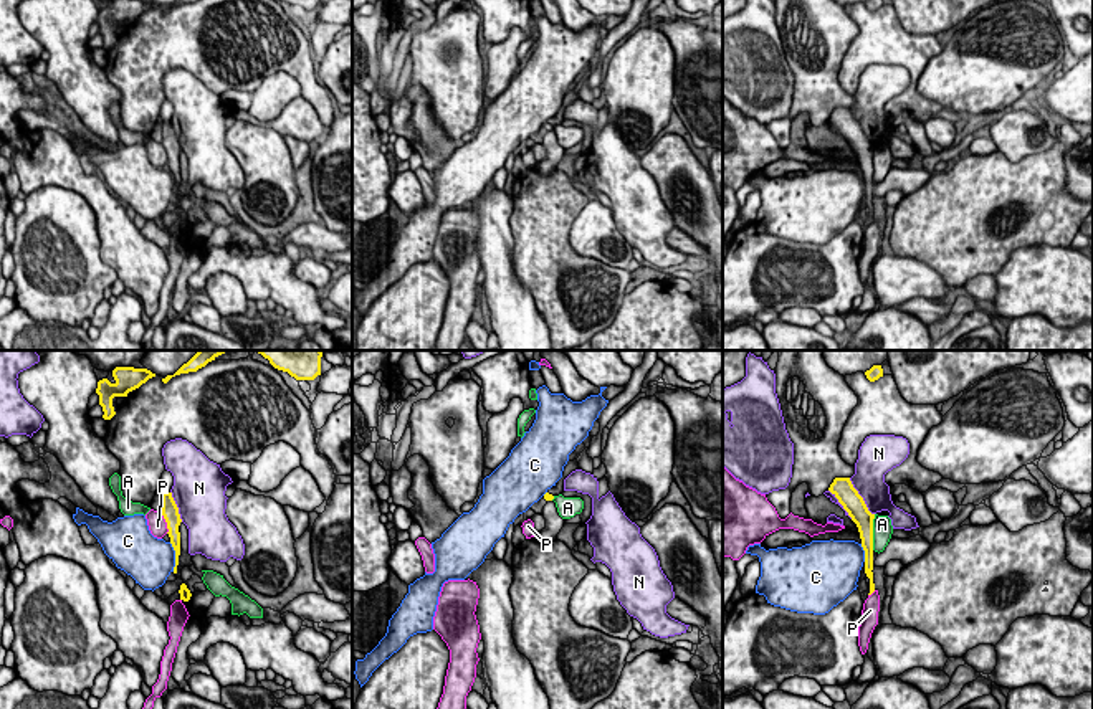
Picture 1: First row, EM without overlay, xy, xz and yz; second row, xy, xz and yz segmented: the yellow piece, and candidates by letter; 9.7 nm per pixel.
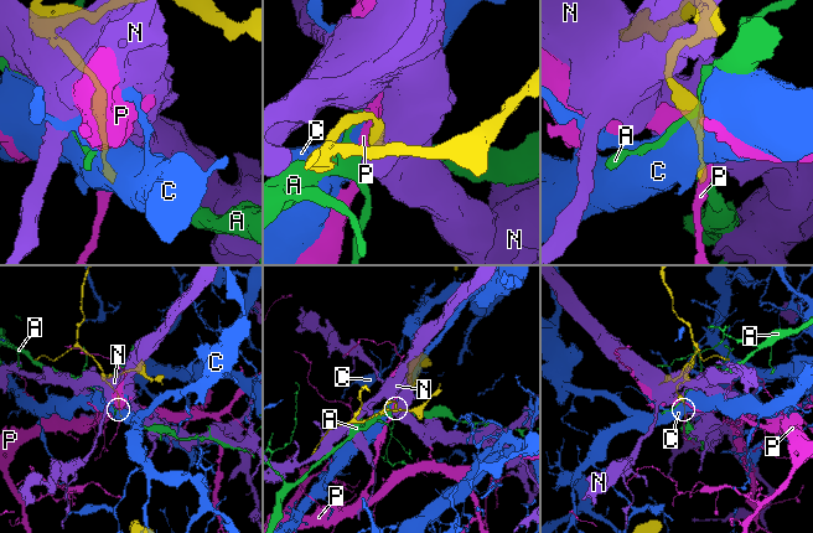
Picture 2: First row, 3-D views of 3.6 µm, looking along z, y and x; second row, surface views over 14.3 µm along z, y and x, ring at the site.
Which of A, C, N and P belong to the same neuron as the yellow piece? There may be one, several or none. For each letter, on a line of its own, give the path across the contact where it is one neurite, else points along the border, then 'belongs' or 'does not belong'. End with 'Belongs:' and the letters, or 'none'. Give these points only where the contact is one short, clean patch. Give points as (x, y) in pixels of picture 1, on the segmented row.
A: border along yz (875, 514), (872, 549); does not belong
C: border along xy (169, 542), (174, 551), (174, 571); does not belong
N: does not belong
P: does not belong
Belongs: none

